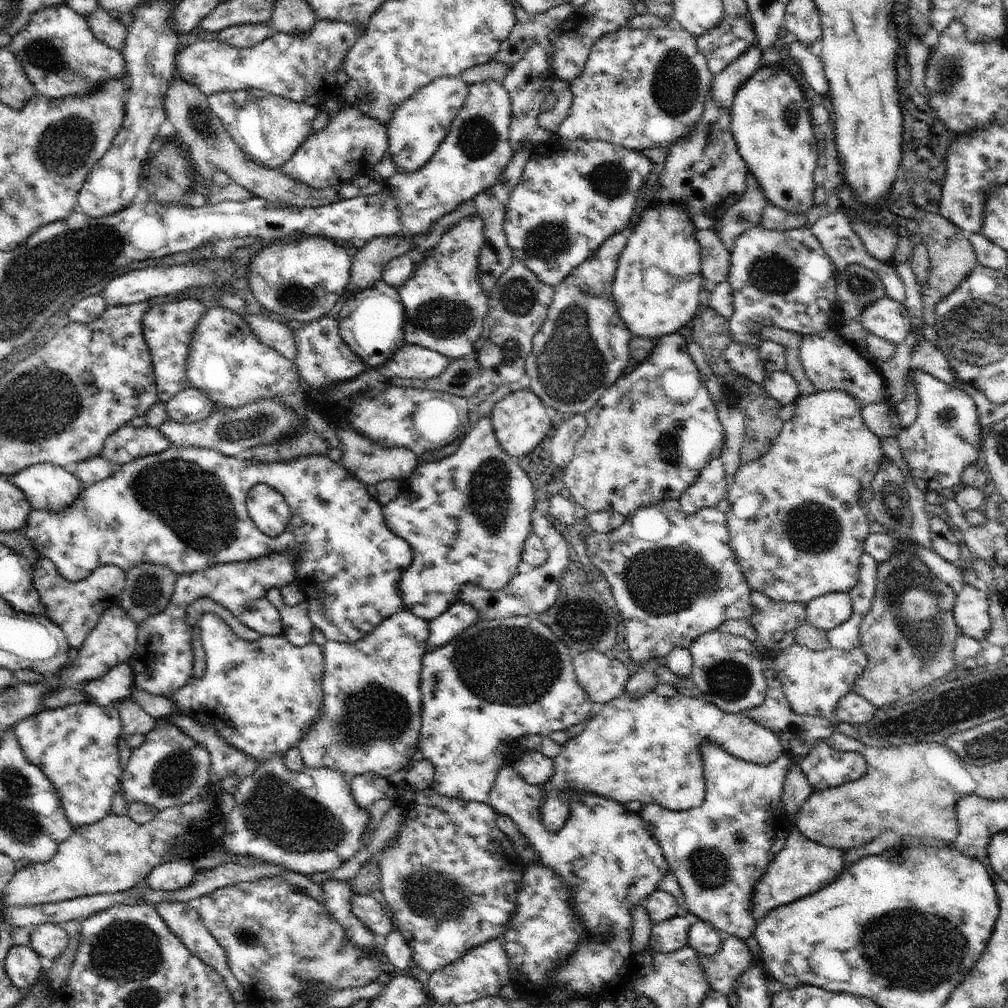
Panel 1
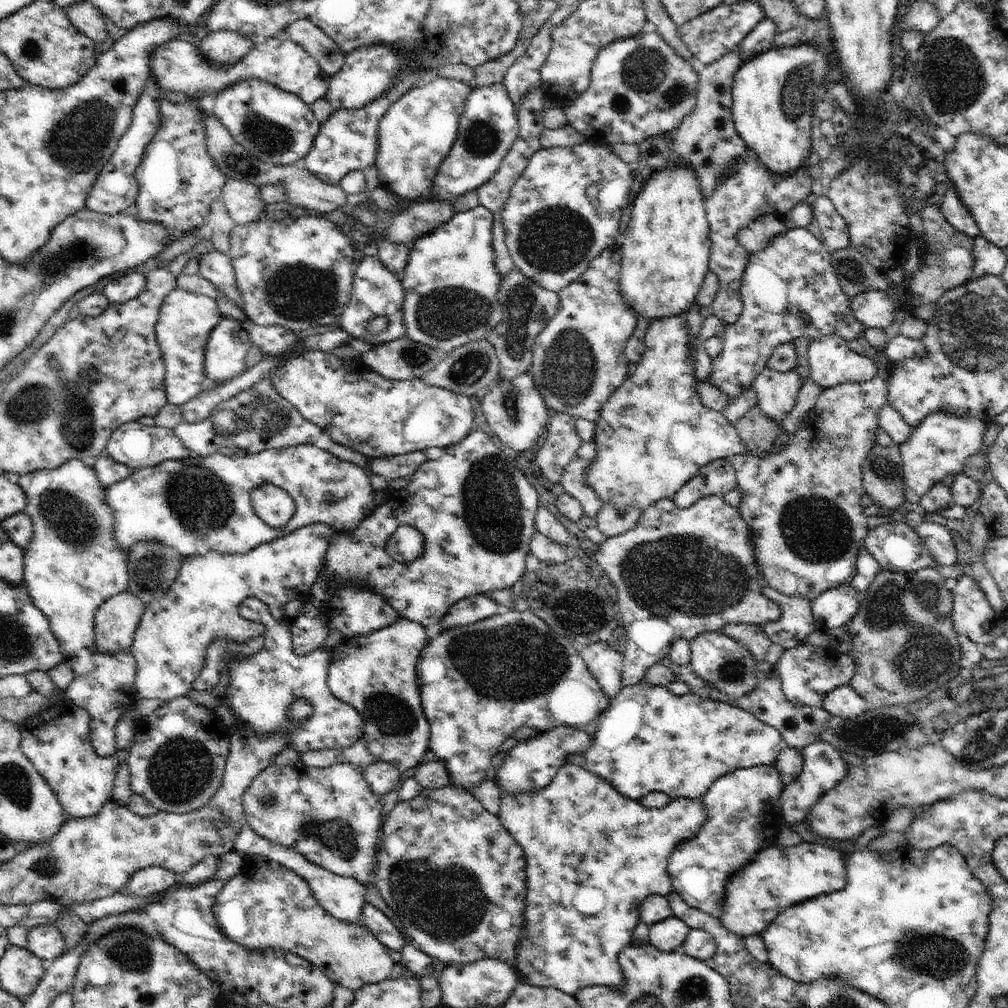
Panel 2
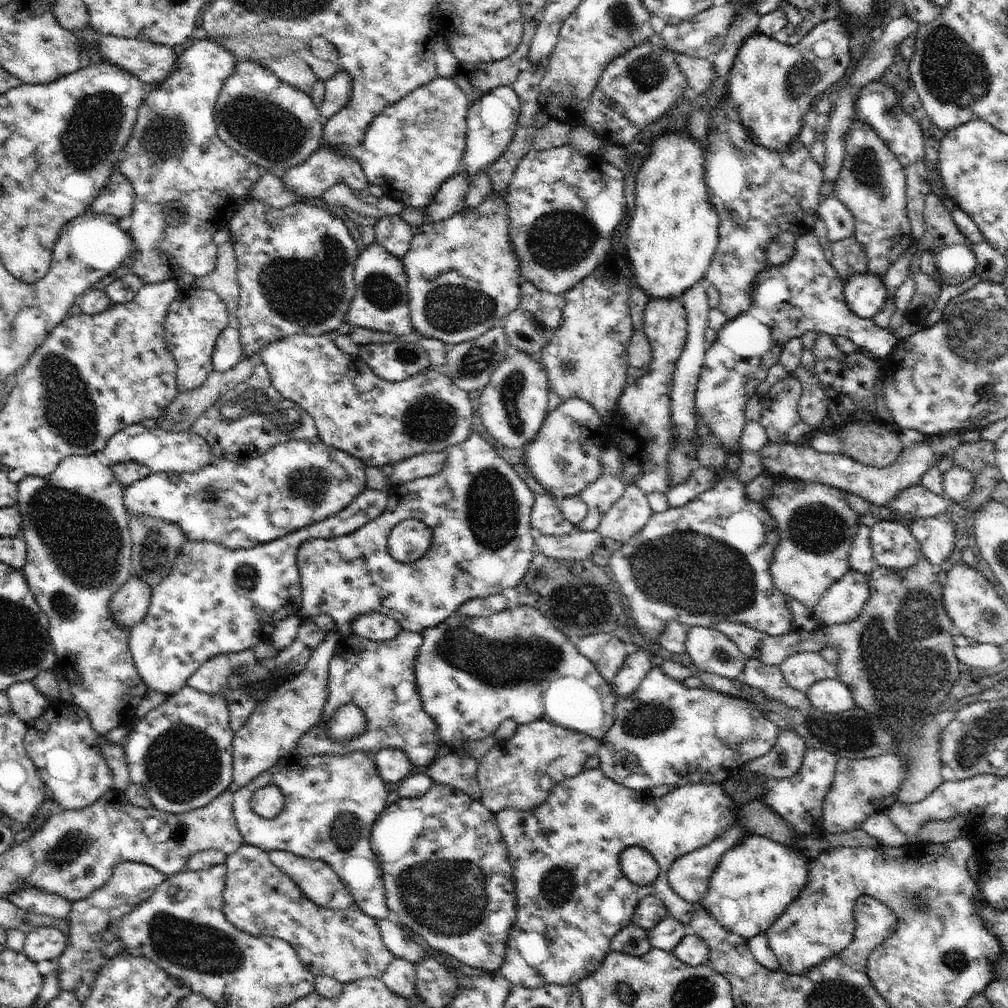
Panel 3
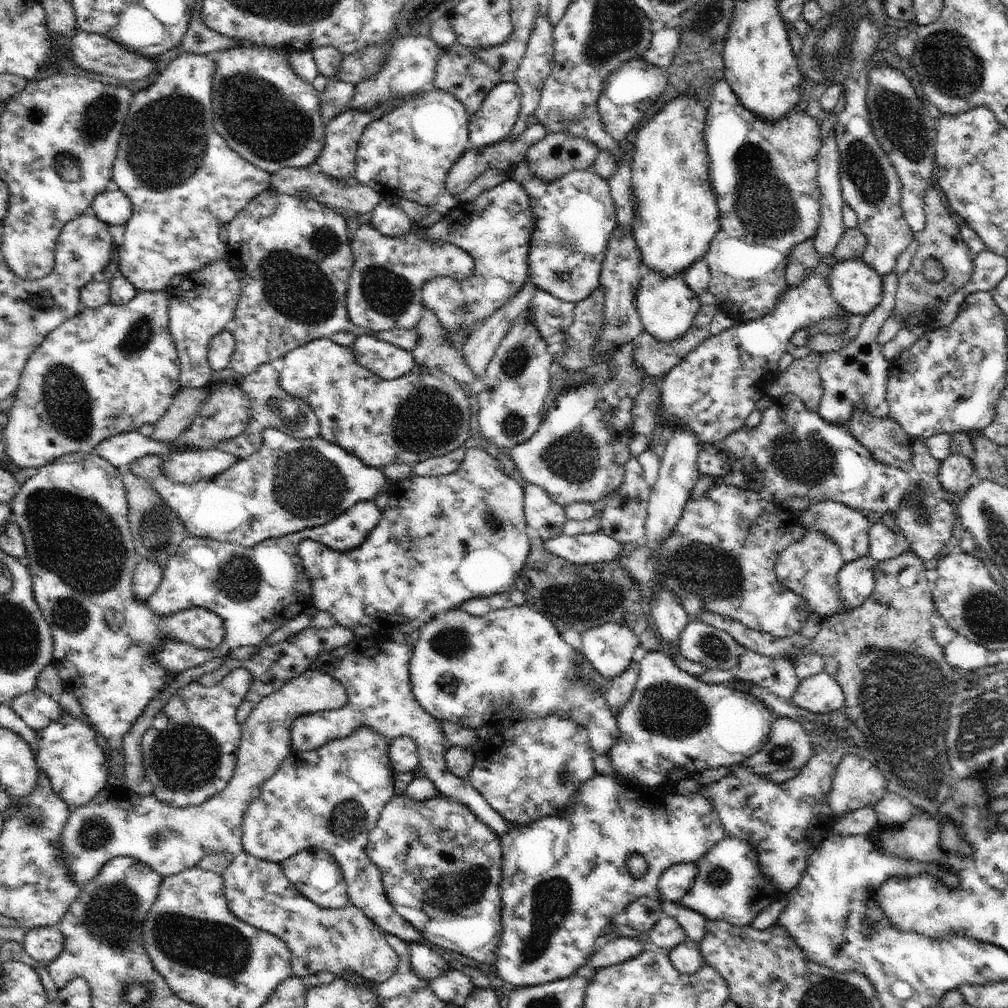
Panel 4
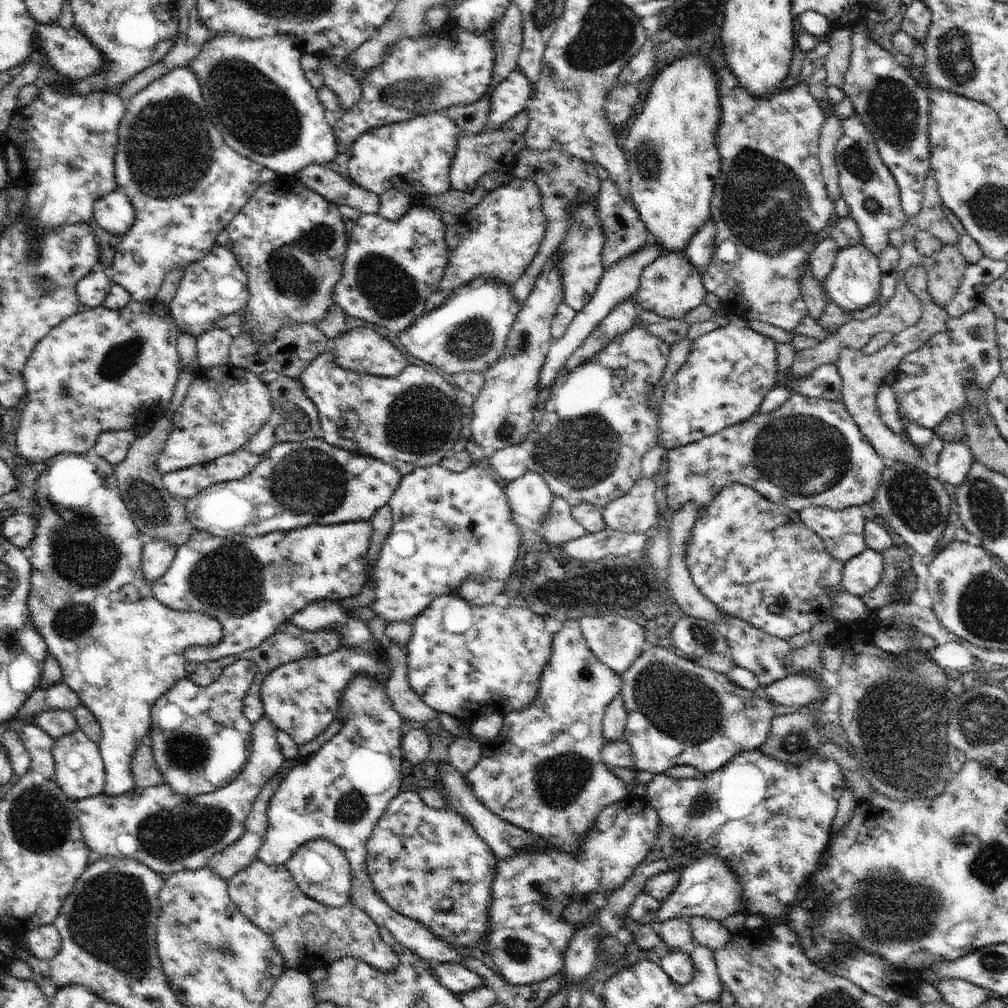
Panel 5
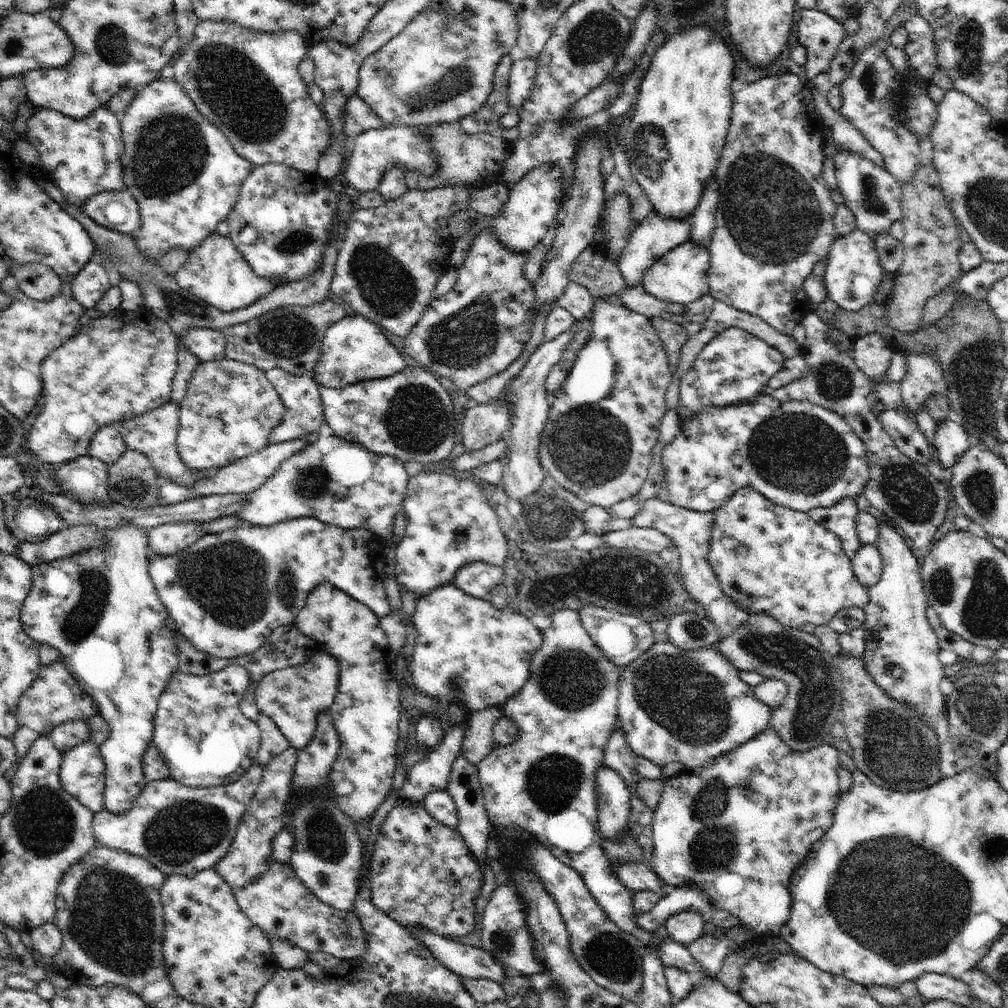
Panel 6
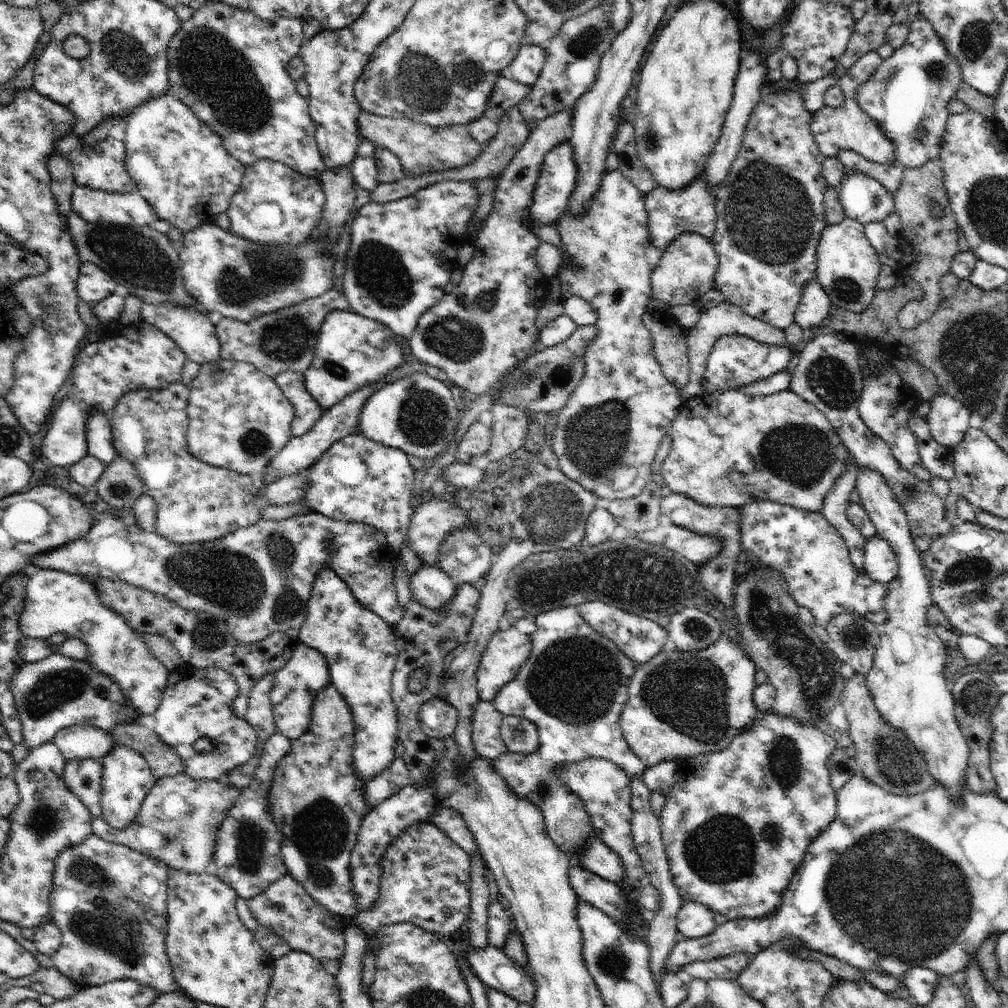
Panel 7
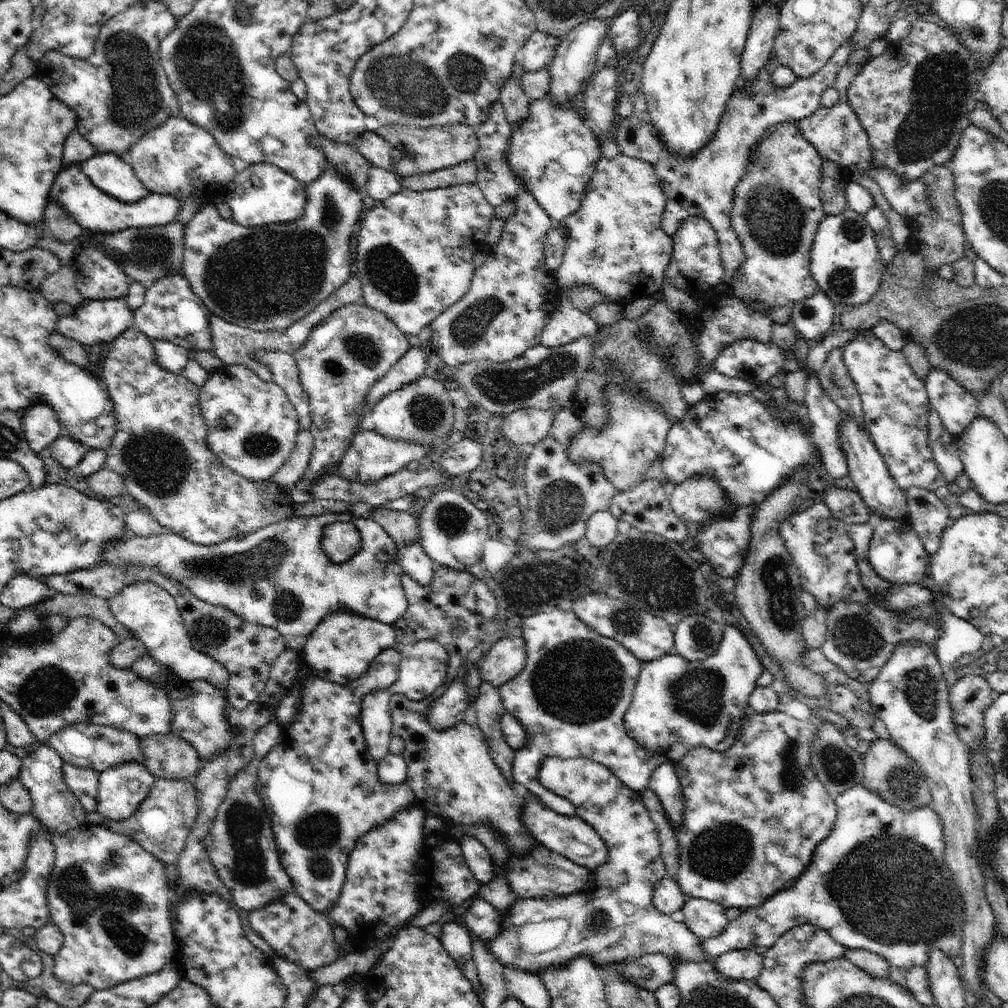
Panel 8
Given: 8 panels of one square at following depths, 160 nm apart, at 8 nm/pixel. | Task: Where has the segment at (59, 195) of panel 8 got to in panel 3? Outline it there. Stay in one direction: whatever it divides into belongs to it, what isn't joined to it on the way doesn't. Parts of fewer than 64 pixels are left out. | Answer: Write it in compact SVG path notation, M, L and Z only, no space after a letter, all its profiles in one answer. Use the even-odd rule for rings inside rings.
M118 170L110 175L100 194L92 201L88 212L128 218L133 211L134 191L129 180Z

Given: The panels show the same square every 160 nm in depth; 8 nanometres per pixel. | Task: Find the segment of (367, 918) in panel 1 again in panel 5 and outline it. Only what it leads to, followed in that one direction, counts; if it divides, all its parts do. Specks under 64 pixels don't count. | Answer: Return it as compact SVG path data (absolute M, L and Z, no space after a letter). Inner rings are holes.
M432 963L437 979L458 996L486 987L479 974L464 964Z

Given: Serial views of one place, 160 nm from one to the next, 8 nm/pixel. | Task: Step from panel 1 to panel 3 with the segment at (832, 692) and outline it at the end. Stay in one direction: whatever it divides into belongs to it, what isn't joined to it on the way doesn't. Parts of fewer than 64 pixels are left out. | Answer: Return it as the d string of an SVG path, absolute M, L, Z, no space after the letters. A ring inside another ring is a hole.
M803 652L790 655L780 668L786 682L804 694L815 682L837 678L836 666L824 661L820 653Z

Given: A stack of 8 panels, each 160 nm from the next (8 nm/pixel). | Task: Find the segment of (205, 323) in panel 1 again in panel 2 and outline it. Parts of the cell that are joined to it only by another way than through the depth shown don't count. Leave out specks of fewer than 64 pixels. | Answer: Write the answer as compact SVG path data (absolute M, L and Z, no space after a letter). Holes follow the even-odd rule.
M223 318L216 328L213 328L205 350L205 376L208 382L228 382L244 372L247 352L251 349L252 344L246 329L240 327L239 324L242 323Z

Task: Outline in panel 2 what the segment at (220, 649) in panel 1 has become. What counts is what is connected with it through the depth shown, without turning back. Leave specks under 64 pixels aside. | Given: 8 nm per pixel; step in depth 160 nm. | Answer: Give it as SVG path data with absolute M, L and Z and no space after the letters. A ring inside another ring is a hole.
M255 595L247 596L238 606L238 613L244 619L263 623L266 630L260 652L247 657L227 653L225 657L238 659L231 666L230 685L224 695L233 708L233 715L238 719L236 728L248 729L261 735L286 733L291 736L291 746L305 752L324 748L342 749L360 740L365 728L364 717L354 707L338 700L328 688L330 650L324 647L313 650L306 656L298 656L294 651L294 637L289 621L274 620L269 606ZM296 699L306 699L314 707L313 715L300 725L294 725L287 717L287 708ZM334 763L326 768L305 767L305 769L302 769L300 772L290 770L290 774L284 774L284 767L272 764L260 772L258 776L255 776L255 779L252 780L248 785L248 788L244 791L241 801L244 821L252 827L252 830L254 830L258 836L271 840L273 843L281 844L286 848L291 848L304 856L305 859L308 859L310 862L313 862L322 868L328 869L334 874L352 877L365 887L368 886L368 884L375 886L374 868L376 868L376 858L374 858L374 856L377 856L376 843L379 839L378 832L380 832L380 827L384 817L380 813L382 812L382 802L380 802L379 796L371 789L371 786L364 778L363 770L356 768L350 763Z

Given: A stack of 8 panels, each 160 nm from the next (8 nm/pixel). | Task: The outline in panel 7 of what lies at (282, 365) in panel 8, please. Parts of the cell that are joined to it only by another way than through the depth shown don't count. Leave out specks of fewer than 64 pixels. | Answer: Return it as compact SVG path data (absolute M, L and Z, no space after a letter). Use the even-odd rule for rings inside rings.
M288 369L278 374L276 381L295 410L291 424L292 437L301 437L316 424L323 412L307 391L302 373Z

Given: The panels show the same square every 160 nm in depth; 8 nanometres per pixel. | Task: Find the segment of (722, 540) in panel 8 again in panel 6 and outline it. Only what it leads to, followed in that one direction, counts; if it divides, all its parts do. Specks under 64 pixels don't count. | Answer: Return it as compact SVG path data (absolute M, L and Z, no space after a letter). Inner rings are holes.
M629 525L617 531L610 531L606 535L606 542L607 547L640 549L651 553L662 552L664 548L675 546L673 538L657 528Z

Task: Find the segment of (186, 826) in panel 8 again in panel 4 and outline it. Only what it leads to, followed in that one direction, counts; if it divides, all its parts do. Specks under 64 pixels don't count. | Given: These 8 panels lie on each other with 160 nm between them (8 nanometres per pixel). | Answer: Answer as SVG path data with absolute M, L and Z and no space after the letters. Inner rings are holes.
M310 667L300 676L283 684L275 693L261 700L241 726L241 741L234 774L222 792L211 796L202 804L175 807L161 801L154 793L142 796L133 793L124 784L121 786L107 784L90 802L73 808L66 821L61 836L63 844L61 857L64 859L67 856L67 866L71 877L77 885L83 887L99 873L104 864L114 857L138 859L165 878L196 866L204 855L217 852L230 853L234 856L240 854L243 851L241 838L245 813L251 802L260 796L262 785L276 774L284 759L293 751L291 728L295 718L322 710L339 709L346 703L346 687L332 677L327 669Z

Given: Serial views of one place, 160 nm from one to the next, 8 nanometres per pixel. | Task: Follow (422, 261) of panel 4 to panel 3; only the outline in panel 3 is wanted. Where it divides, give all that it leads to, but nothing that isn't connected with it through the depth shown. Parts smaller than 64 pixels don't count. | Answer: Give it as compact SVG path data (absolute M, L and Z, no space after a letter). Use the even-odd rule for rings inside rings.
M376 242L369 244L355 262L355 295L349 306L345 322L354 328L365 328L395 335L413 331L412 311L409 307L408 277L403 259L397 259Z

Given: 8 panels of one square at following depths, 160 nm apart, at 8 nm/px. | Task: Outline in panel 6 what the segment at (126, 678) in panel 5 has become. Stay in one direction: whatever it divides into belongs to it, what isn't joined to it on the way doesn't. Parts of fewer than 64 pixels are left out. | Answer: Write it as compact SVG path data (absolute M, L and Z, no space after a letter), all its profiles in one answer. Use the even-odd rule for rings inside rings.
M86 454L53 468L64 495L78 499L82 504L112 501L109 498L107 478L110 465ZM125 525L121 529L108 529L105 532L105 548L92 549L70 557L63 558L51 563L44 563L32 567L33 585L31 591L25 598L21 610L21 623L24 632L28 633L30 638L37 640L40 644L49 644L58 648L61 654L62 661L66 663L69 671L75 676L80 688L85 693L88 693L94 699L98 712L108 722L111 732L109 738L99 746L104 764L105 764L105 789L104 789L104 809L110 811L115 815L124 815L133 807L133 802L140 796L140 793L146 788L147 782L143 773L143 756L148 745L153 742L154 730L154 715L157 709L158 699L164 689L167 687L168 681L174 672L178 671L179 660L177 655L177 648L175 642L177 641L177 634L175 622L167 613L166 607L162 604L157 590L153 585L151 575L149 572L150 548L146 533L140 529L134 528L131 525Z

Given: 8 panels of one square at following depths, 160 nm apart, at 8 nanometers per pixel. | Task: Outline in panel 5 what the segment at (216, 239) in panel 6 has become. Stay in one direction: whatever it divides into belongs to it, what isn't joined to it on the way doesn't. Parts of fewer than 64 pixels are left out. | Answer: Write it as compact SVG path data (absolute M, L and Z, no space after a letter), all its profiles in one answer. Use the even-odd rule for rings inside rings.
M219 243L202 260L189 264L184 268L176 296L169 304L172 318L175 320L180 331L186 331L193 334L196 338L215 328L215 322L218 319L224 319L238 311L244 311L249 301L249 286L246 271L238 264L236 257L230 252L230 249Z

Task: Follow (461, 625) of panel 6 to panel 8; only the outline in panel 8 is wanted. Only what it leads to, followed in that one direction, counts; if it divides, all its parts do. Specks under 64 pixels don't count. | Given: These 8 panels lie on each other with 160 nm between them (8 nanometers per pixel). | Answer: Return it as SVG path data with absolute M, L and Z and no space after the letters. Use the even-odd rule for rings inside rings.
M414 541L411 546L397 546L397 555L404 573L422 586L430 584L436 564L418 541ZM505 637L495 643L480 664L482 680L500 687L524 668L527 659L522 637Z

